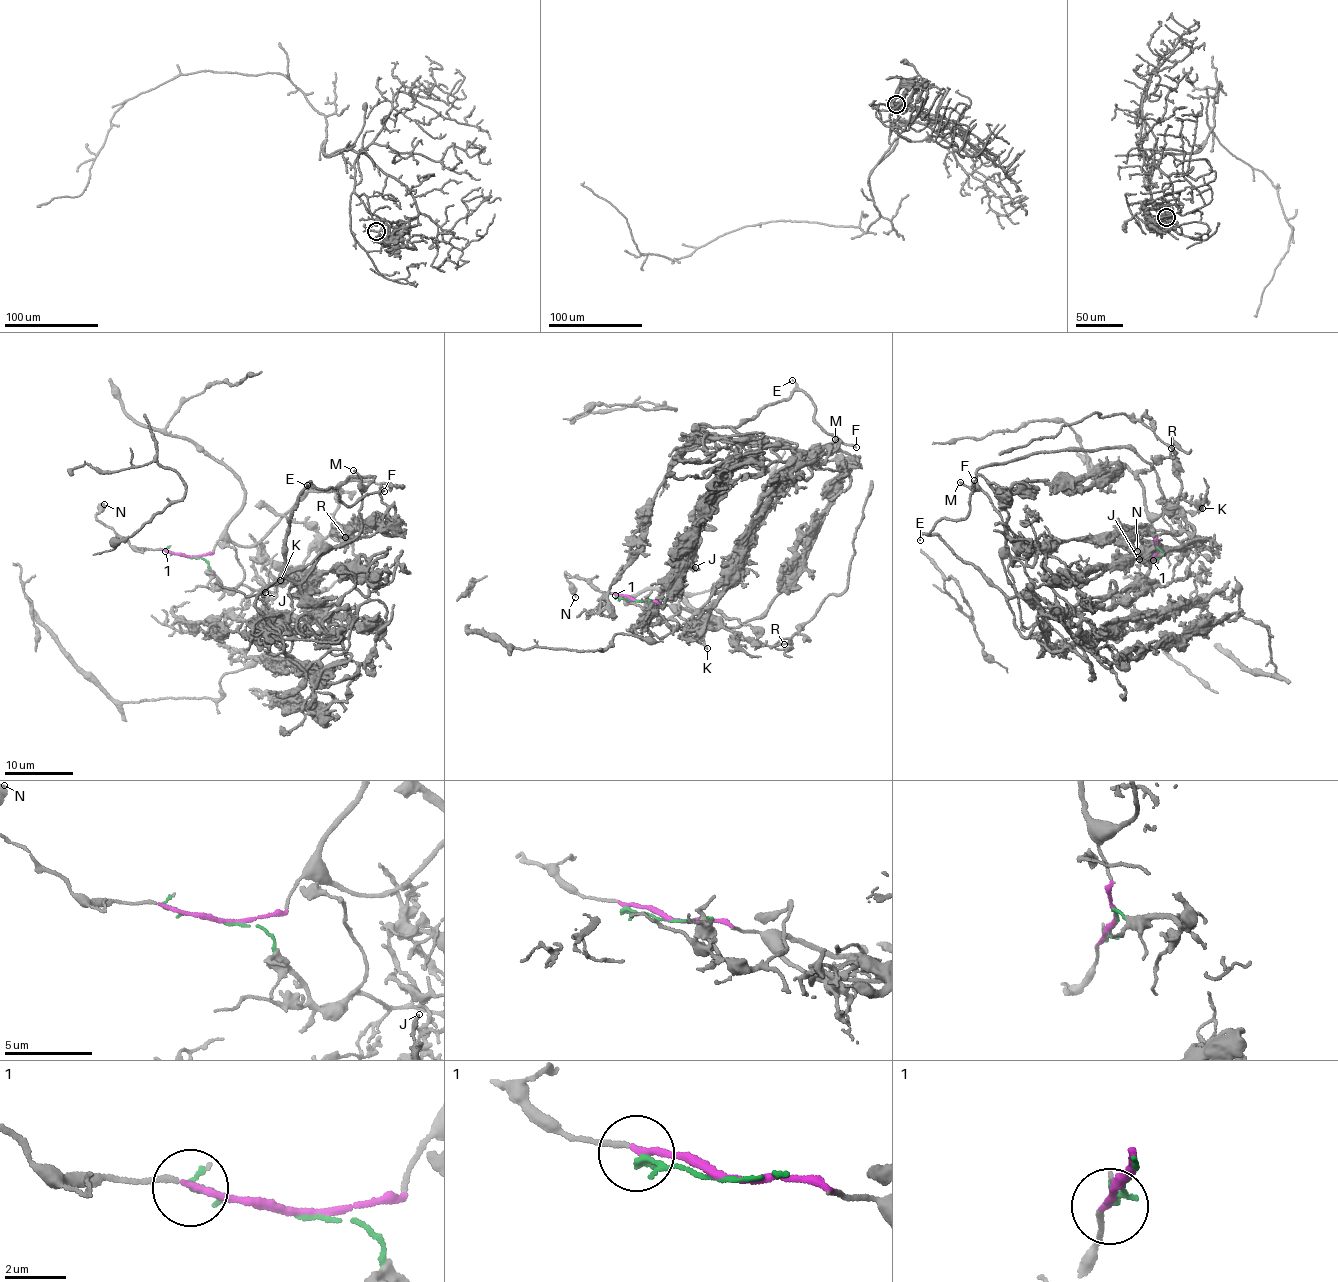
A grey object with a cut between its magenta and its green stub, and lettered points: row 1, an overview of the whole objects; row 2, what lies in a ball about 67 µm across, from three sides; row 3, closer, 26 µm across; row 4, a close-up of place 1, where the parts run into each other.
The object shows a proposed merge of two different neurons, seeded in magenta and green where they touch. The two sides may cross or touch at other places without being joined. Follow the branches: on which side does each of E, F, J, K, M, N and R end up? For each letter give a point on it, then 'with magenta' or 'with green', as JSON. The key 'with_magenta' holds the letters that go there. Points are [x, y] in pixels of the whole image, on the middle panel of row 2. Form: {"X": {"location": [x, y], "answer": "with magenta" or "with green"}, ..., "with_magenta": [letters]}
{"E": {"location": [792, 380], "answer": "with green"}, "F": {"location": [856, 447], "answer": "with green"}, "J": {"location": [695, 567], "answer": "with green"}, "K": {"location": [707, 648], "answer": "with green"}, "M": {"location": [835, 439], "answer": "with magenta"}, "N": {"location": [575, 597], "answer": "with magenta"}, "R": {"location": [784, 644], "answer": "with green"}, "with_magenta": ["M", "N"]}

